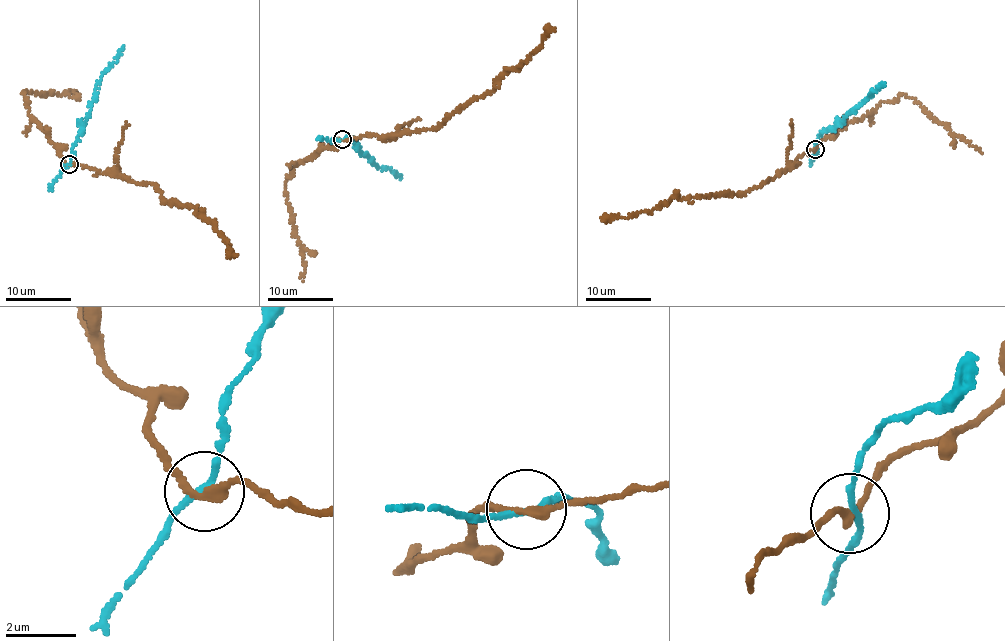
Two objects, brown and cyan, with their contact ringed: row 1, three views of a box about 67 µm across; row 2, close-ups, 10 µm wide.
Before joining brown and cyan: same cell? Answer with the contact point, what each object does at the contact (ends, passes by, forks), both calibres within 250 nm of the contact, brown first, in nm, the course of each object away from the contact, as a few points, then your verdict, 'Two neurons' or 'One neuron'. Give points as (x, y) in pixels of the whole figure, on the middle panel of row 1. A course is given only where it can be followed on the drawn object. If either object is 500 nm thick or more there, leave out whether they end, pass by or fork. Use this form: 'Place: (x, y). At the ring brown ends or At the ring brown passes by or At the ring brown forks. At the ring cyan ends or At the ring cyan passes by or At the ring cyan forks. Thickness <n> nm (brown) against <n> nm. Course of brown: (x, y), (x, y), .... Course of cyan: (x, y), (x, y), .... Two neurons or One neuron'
Place: (342, 139). At the ring brown passes by. At the ring cyan passes by. Thickness 240 nm (brown) against 150 nm. Course of brown: (341, 139), (393, 137), (433, 129), (473, 99), (484, 96), (493, 83), (524, 61), (541, 44), (549, 24). Course of cyan: (341, 139), (354, 139), (357, 151), (402, 178). Two neurons

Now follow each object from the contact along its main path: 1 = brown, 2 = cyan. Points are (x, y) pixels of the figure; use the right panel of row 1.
1: (815, 148), (789, 169), (736, 194), (673, 197), (651, 210), (625, 216), (605, 217), (603, 213)
2: (815, 148), (822, 131), (838, 126), (884, 84)

